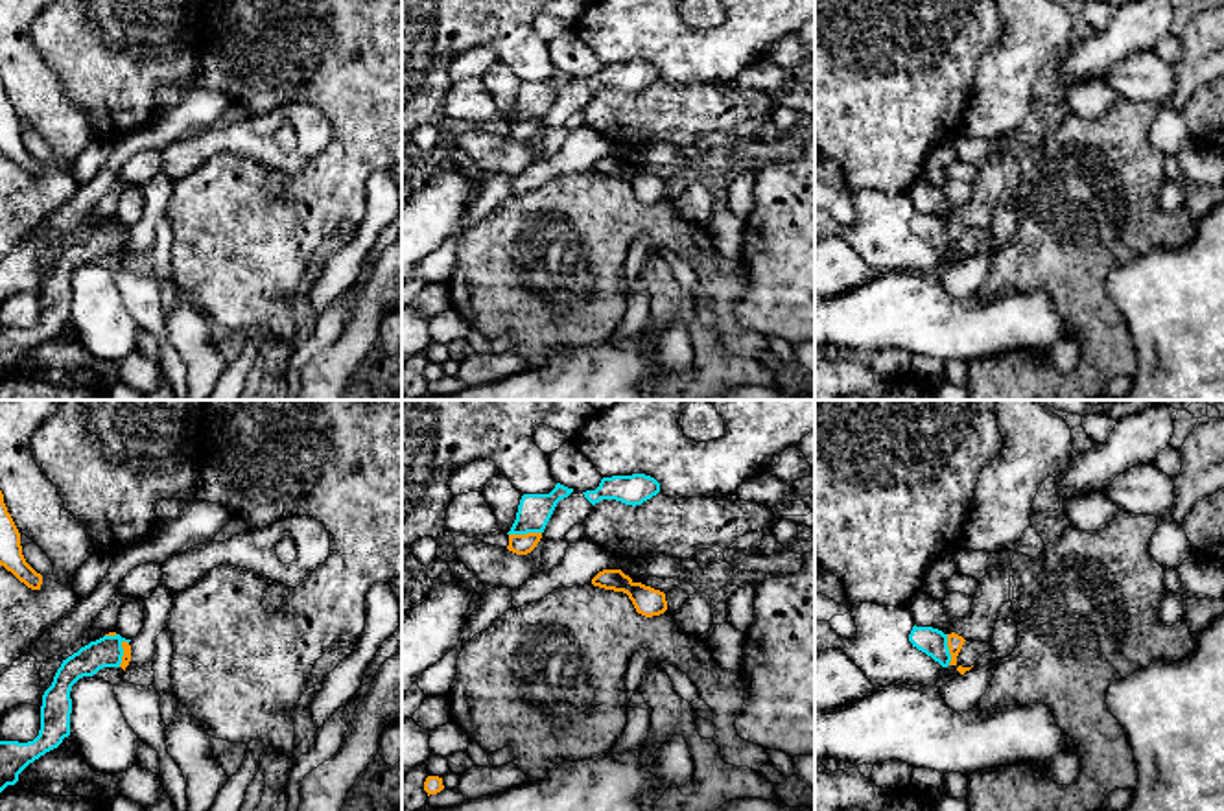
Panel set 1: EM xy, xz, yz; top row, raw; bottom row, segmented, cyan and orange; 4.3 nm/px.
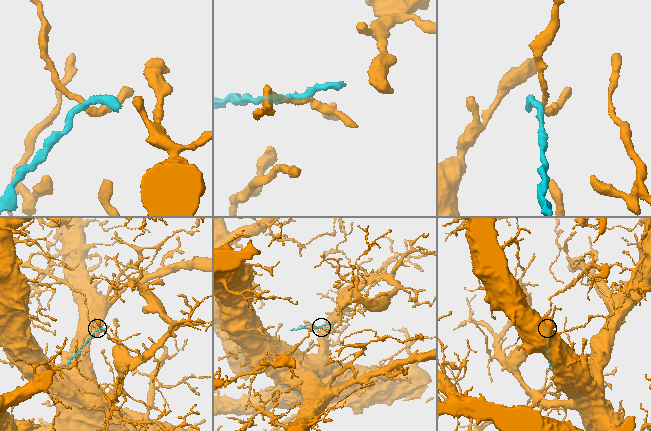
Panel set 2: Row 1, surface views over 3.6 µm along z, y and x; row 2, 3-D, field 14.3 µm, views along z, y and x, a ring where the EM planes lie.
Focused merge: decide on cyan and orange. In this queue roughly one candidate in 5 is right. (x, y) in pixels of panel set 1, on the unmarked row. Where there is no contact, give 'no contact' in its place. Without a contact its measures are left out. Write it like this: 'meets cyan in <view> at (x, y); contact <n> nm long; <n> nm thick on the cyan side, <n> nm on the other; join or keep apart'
meets cyan in xz at (524, 120); contact 140 nm long; 140 nm thick on the cyan side, 90 nm on the other; keep apart

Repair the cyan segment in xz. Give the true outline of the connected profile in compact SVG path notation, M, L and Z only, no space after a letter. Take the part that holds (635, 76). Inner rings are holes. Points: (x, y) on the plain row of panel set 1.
M645 61L603 65L595 77L583 79L595 92L601 87L616 87L625 92L641 92L660 79L660 70Z

